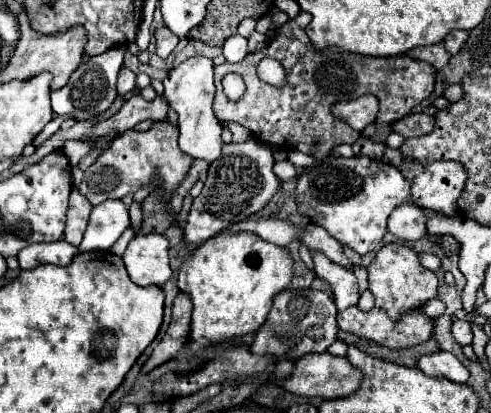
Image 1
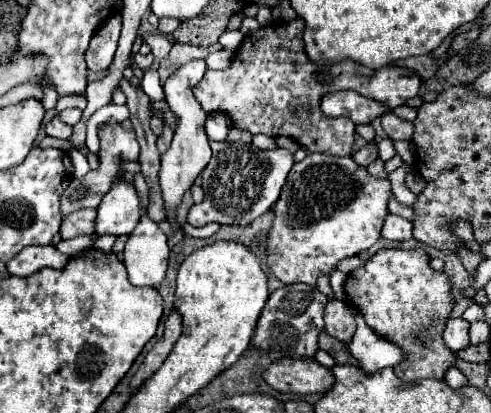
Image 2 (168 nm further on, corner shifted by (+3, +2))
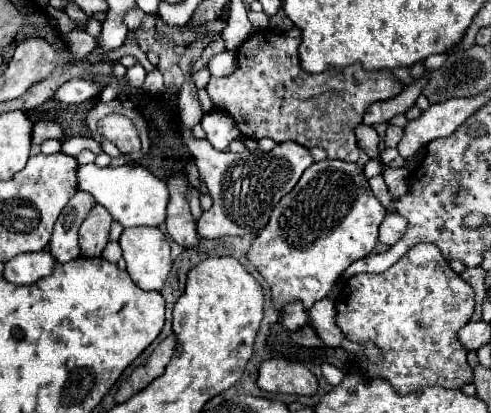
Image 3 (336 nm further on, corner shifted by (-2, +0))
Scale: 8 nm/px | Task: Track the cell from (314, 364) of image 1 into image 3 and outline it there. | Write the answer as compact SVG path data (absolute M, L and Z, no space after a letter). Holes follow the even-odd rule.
M285 358L265 360L259 368L259 388L267 392L283 392L283 394L315 394L317 392L317 376L311 374L301 362L291 362Z

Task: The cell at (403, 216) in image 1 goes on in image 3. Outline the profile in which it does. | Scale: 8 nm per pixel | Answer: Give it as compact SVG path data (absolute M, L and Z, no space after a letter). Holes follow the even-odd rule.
M389 212L385 216L385 222L381 222L379 240L383 244L393 246L405 234L405 230L407 230L407 220L401 214L397 214L397 212Z

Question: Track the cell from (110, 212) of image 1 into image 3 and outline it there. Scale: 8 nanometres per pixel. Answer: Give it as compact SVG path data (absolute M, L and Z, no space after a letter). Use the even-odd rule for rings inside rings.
M83 164L77 168L77 181L78 189L93 194L93 198L97 198L97 202L105 206L113 220L123 228L159 226L165 222L167 186L141 164L123 164L117 168L97 168L95 164Z

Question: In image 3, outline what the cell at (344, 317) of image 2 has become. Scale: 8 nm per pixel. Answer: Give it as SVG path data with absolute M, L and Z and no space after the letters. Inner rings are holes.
M323 298L321 302L315 302L315 306L309 310L311 324L317 330L317 334L323 338L323 342L331 348L339 348L339 344L345 340L345 332L337 326L337 310L333 300Z

